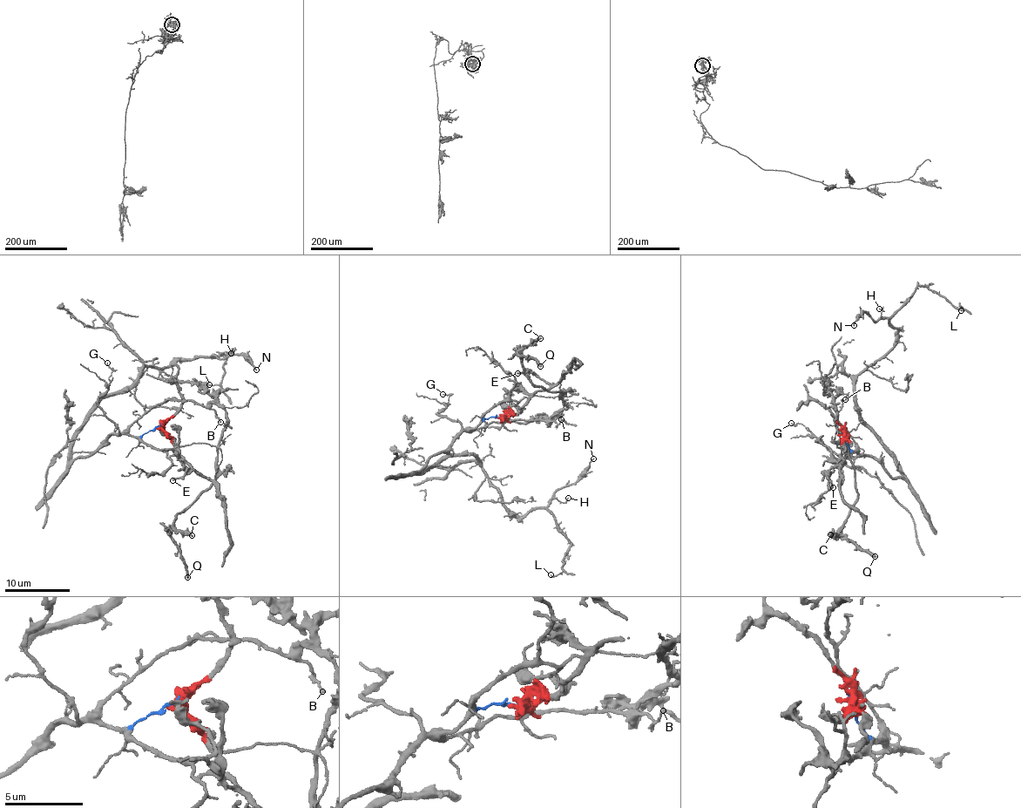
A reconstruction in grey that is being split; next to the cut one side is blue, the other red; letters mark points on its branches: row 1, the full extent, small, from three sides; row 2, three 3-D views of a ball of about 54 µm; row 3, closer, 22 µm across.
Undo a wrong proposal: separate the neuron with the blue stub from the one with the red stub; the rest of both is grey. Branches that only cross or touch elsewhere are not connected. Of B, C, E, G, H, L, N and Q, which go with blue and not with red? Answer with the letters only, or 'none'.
B, G, H, L, N

